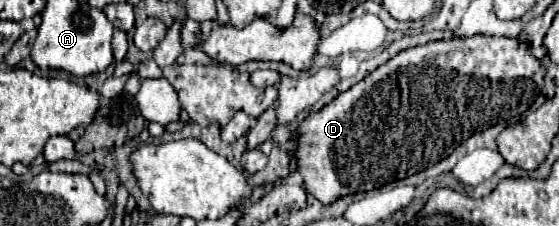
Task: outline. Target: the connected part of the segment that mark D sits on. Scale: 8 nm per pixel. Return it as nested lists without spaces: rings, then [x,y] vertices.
[[[474,35],[468,39],[432,41],[398,53],[394,59],[366,75],[348,91],[340,93],[324,109],[306,117],[298,127],[298,149],[292,155],[298,159],[298,173],[304,177],[306,191],[322,203],[332,203],[342,195],[376,189],[378,179],[380,185],[386,185],[390,181],[404,179],[406,175],[410,177],[418,171],[424,171],[426,167],[432,167],[454,151],[456,141],[460,145],[470,137],[470,121],[474,135],[484,131],[492,123],[504,123],[516,115],[522,115],[540,95],[542,85],[542,63],[530,55],[528,45],[518,37]]]

